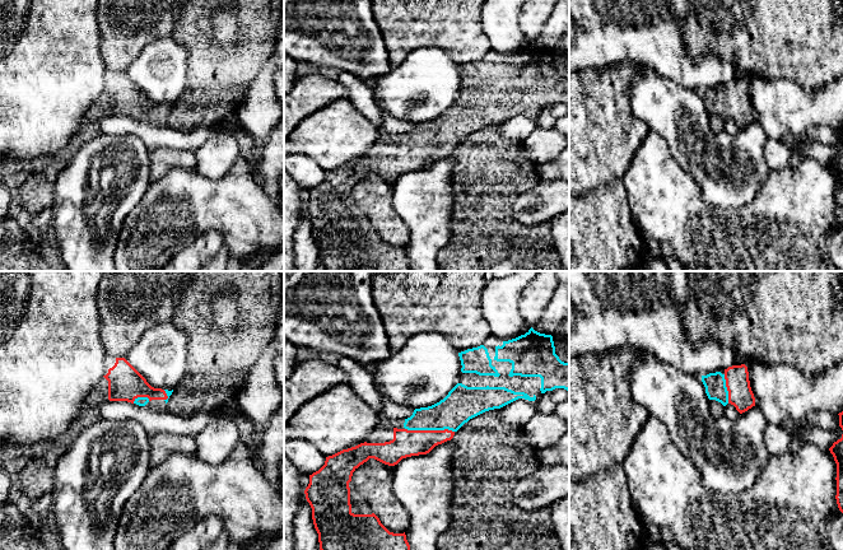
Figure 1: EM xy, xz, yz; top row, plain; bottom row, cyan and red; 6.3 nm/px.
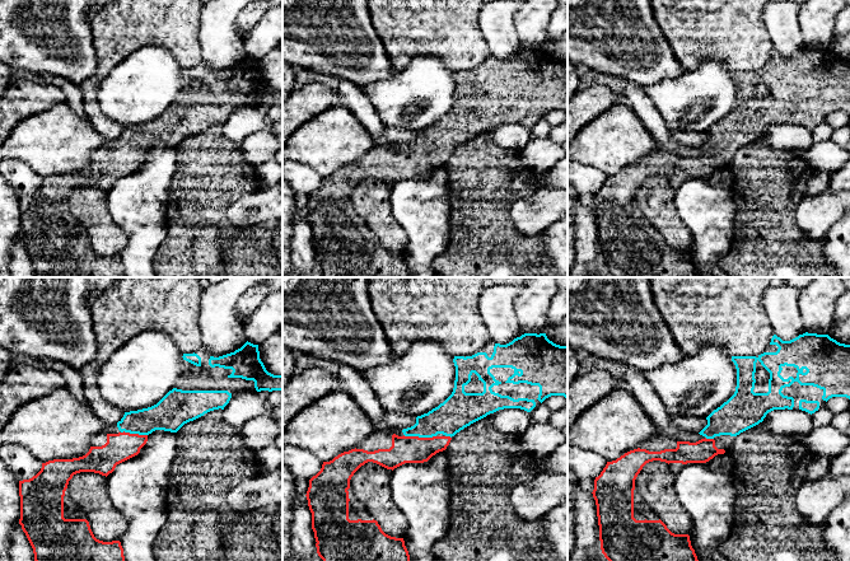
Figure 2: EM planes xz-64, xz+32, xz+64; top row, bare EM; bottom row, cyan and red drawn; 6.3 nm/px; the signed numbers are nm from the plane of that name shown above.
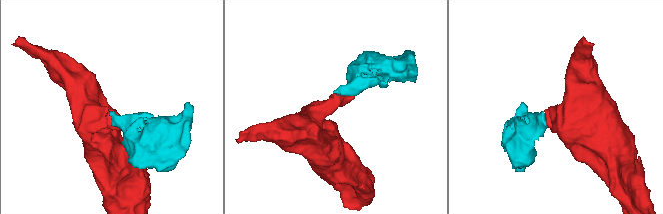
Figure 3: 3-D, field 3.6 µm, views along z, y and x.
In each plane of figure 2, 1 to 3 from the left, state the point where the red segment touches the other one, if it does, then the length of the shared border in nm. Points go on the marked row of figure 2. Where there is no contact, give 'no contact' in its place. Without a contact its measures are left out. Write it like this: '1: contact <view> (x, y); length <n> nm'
1: contact xz-64 (134, 433); length 170 nm
2: contact xz+32 (420, 436); length 200 nm
3: contact xz+64 (709, 438); length 60 nm

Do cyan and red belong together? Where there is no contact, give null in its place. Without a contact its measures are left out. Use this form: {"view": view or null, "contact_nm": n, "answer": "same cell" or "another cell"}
{"view": "xz", "contact_nm": 320, "answer": "same cell"}

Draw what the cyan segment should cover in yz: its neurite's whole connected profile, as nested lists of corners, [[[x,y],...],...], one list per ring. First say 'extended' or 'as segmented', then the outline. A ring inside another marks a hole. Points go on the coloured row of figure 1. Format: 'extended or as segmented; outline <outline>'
extended; outline [[[745,364],[728,367],[723,374],[716,372],[702,376],[702,382],[709,400],[716,400],[723,406],[731,404],[740,414],[755,406]]]

